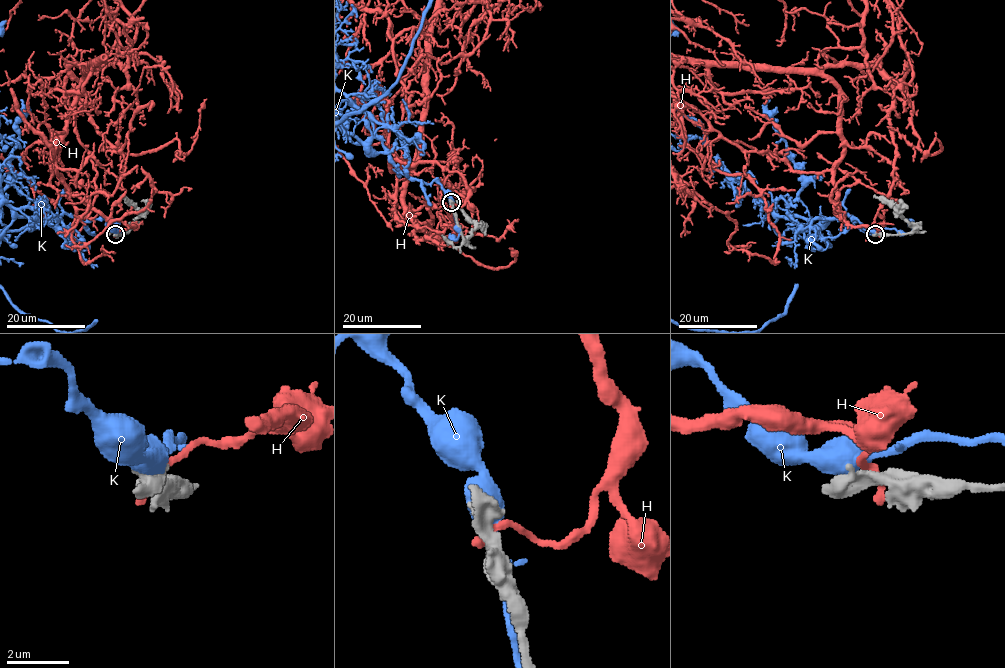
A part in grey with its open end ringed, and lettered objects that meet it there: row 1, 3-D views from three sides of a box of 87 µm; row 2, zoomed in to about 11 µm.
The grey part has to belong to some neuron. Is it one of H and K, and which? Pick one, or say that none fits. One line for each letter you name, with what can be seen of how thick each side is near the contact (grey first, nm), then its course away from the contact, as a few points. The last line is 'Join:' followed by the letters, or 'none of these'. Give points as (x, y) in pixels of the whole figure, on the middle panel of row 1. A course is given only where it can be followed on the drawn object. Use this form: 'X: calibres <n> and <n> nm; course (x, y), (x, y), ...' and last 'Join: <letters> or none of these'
Join: none of these

